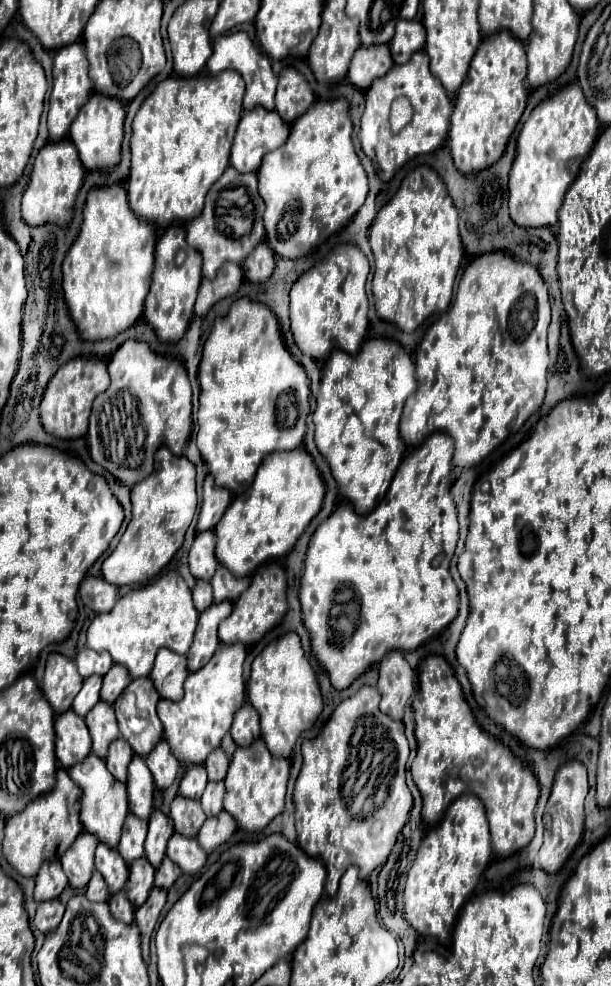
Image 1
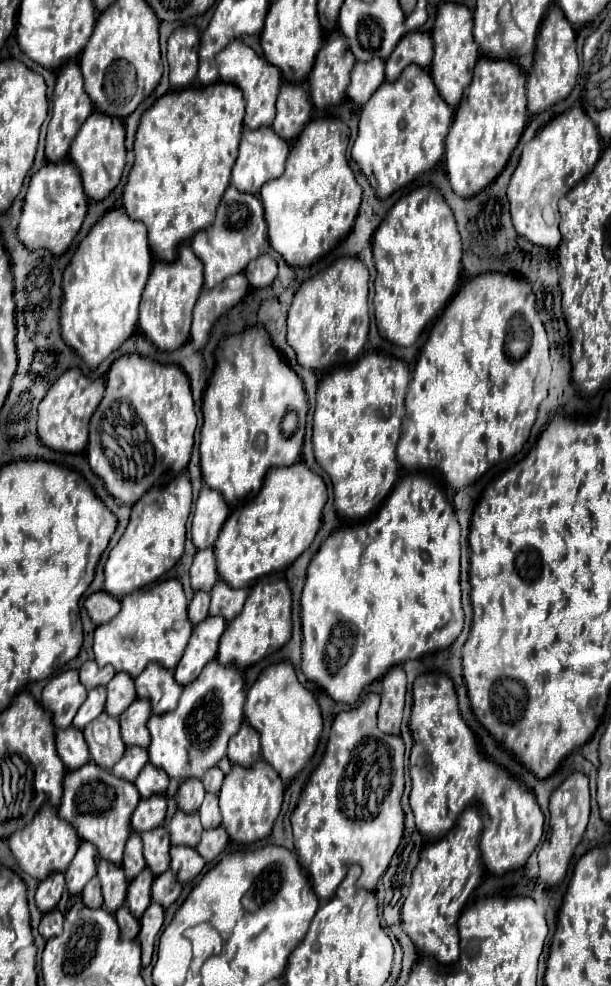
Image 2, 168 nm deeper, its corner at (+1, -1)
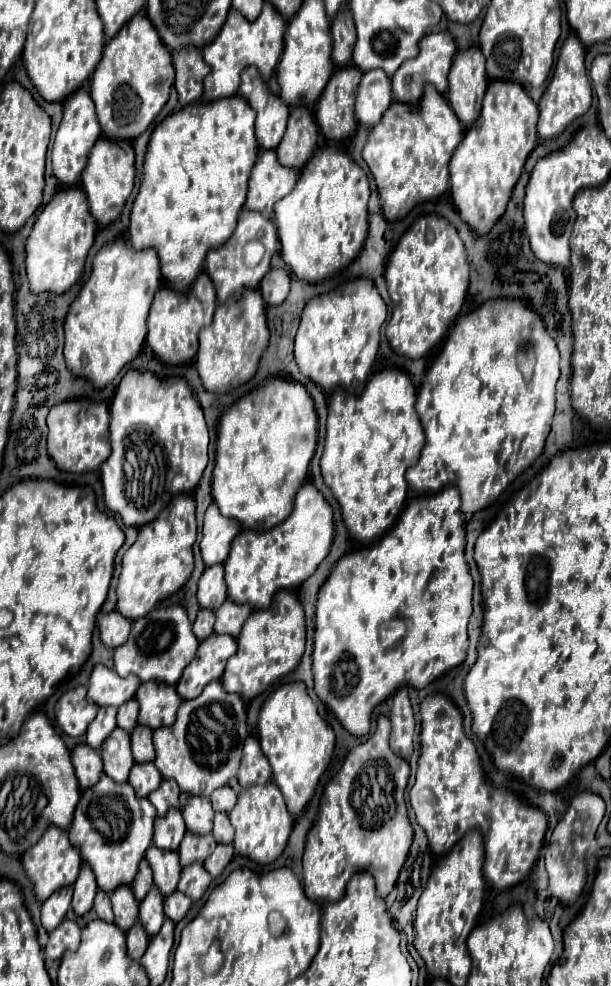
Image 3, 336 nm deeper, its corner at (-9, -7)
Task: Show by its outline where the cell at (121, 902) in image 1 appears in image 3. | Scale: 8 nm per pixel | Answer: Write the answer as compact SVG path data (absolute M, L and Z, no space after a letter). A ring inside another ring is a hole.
M136 922L128 932L126 932L126 950L130 954L132 960L140 962L140 958L144 956L146 952L146 946L148 946L148 936L146 932L142 930L142 926Z

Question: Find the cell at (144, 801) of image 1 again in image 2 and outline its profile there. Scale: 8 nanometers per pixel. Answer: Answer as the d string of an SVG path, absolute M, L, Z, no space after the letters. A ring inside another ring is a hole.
M162 794L150 796L148 800L140 800L132 814L132 828L138 832L154 830L164 822L166 816L166 798Z

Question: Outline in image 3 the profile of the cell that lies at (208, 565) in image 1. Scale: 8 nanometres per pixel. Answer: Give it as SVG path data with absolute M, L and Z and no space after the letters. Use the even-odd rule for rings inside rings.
M210 566L204 570L200 582L198 582L198 604L206 610L218 610L226 596L226 584L224 584L224 568L222 566Z

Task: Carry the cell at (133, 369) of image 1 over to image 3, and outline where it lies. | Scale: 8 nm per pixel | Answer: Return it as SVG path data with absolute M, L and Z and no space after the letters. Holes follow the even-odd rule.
M128 370L118 384L118 390L112 400L112 420L110 420L110 444L112 454L100 466L102 486L104 486L104 504L112 512L120 514L124 524L140 528L146 522L152 522L160 510L178 494L190 494L208 464L208 428L204 422L202 408L194 398L188 382L184 378L166 378L160 380L150 372Z

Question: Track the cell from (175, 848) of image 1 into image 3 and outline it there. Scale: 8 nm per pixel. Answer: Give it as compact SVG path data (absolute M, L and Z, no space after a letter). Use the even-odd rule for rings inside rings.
M190 864L182 870L178 890L186 892L186 896L190 896L192 900L200 900L208 890L208 886L210 886L210 874L202 864Z

